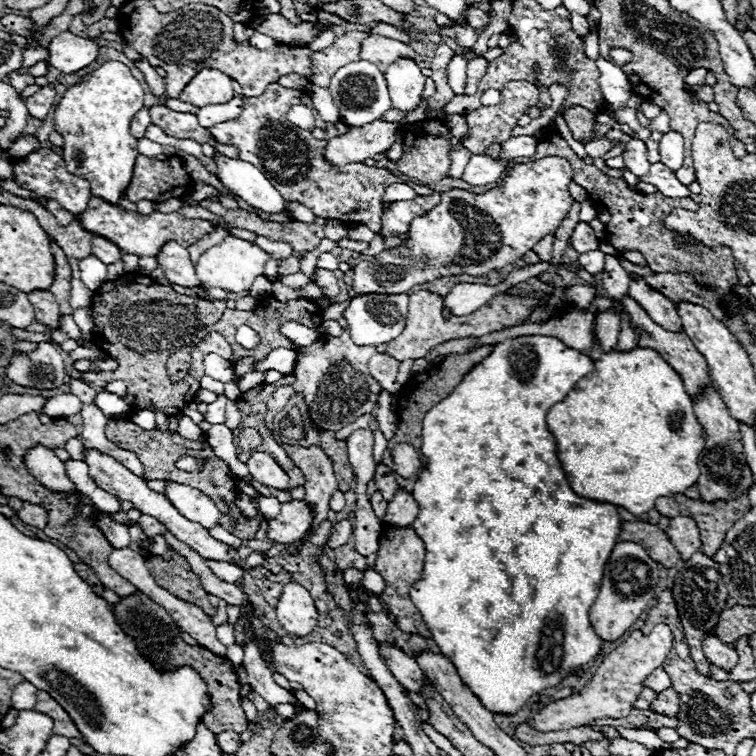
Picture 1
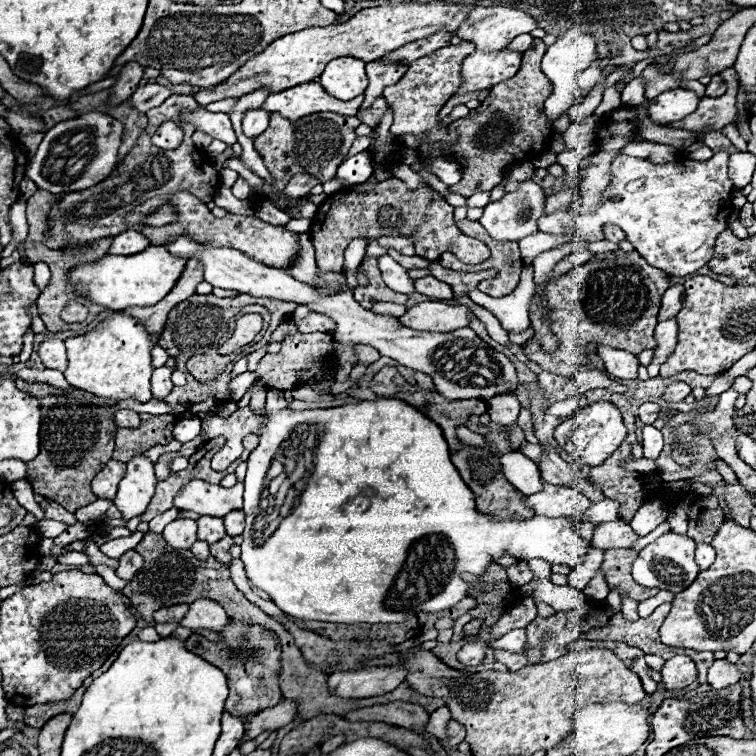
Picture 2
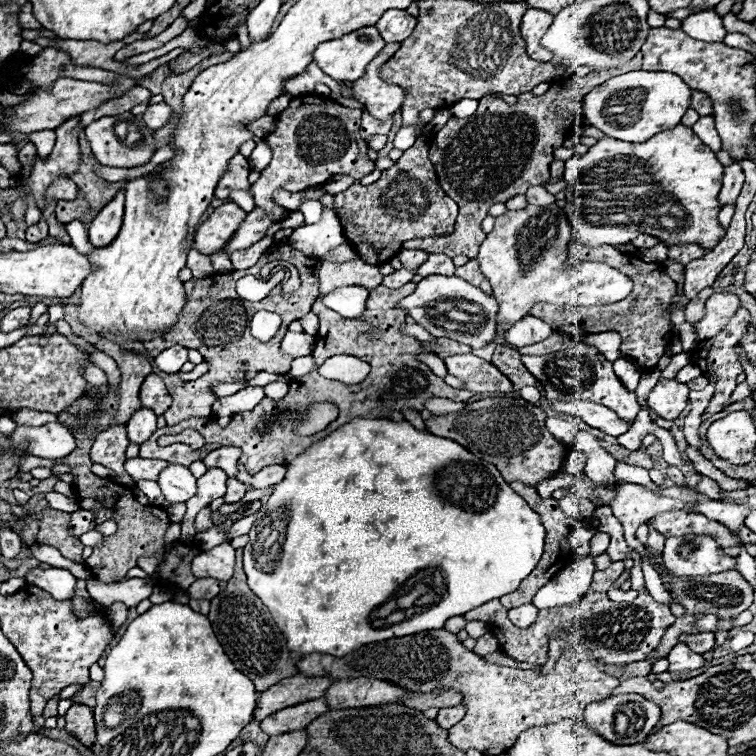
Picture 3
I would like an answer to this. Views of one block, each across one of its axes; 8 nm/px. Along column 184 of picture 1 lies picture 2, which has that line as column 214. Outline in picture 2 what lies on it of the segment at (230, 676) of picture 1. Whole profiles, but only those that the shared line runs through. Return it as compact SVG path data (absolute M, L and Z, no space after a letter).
M232 622L220 632L224 638L222 644L208 642L200 634L192 634L184 646L190 648L190 652L196 652L198 656L204 656L210 664L220 668L228 678L228 700L224 706L224 712L232 712L232 716L246 718L254 712L262 712L264 708L272 708L272 704L278 704L282 698L282 692L278 688L278 672L280 672L280 640L276 640L274 632L268 632L260 626L246 626L240 622Z

